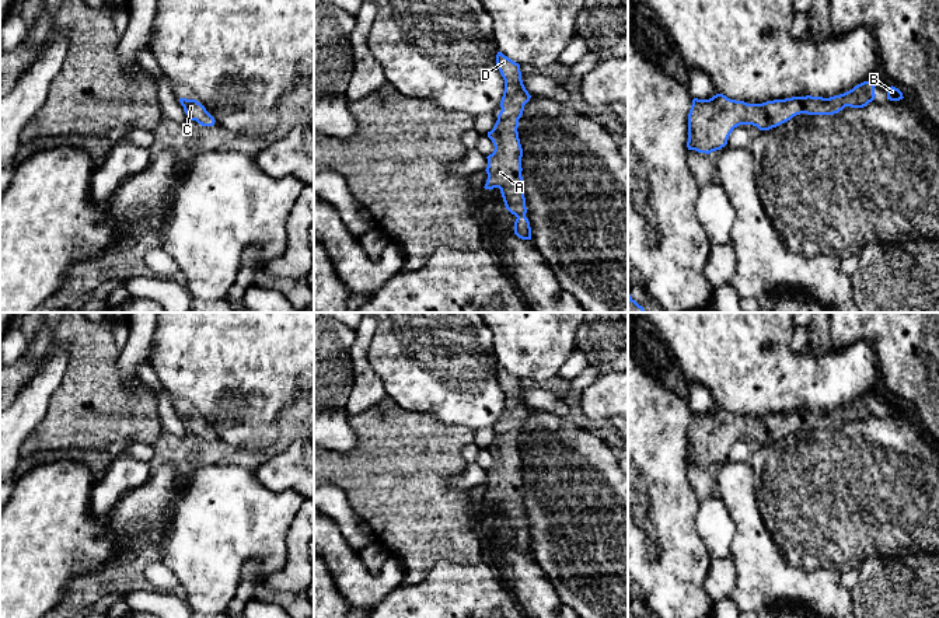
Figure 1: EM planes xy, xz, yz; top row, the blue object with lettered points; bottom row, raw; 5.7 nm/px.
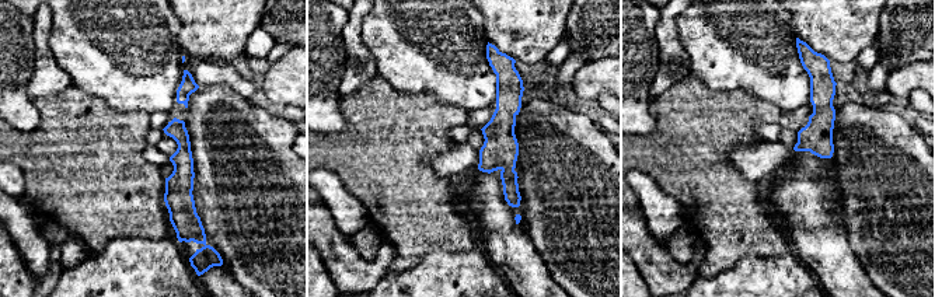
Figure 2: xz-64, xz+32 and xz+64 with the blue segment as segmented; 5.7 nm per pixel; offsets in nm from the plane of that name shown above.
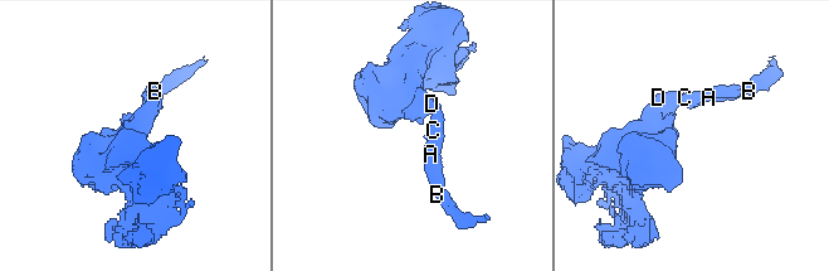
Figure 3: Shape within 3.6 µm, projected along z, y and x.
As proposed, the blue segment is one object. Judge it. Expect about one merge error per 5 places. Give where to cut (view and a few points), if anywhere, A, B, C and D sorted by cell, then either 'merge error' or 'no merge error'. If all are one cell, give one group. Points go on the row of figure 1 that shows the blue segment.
cut none; groups A B C D; no merge error

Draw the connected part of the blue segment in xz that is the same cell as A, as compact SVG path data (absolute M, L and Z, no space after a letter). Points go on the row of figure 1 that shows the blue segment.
M496 55L498 69L505 80L505 91L500 101L502 111L488 137L495 150L489 154L485 189L499 188L506 209L517 219L514 221L514 234L521 240L531 240L530 221L526 217L526 198L523 192L521 157L523 149L519 139L519 119L523 115L524 105L531 95L526 90L520 64L505 56Z

